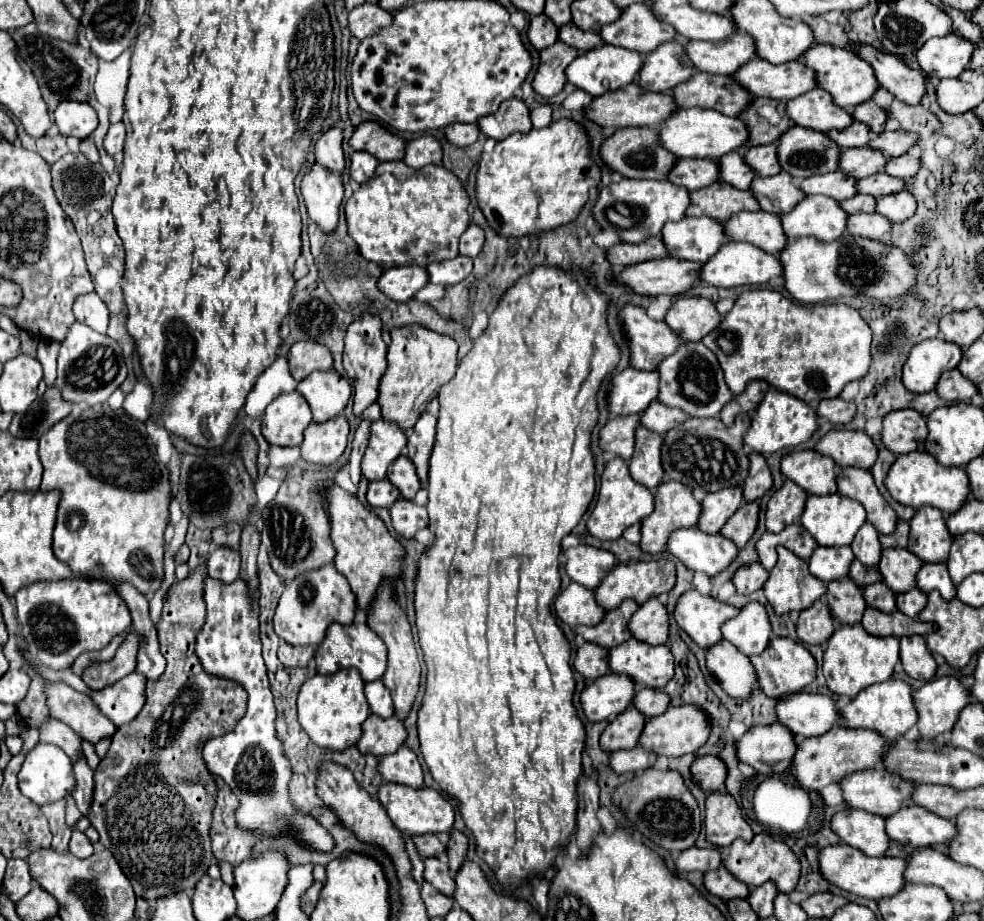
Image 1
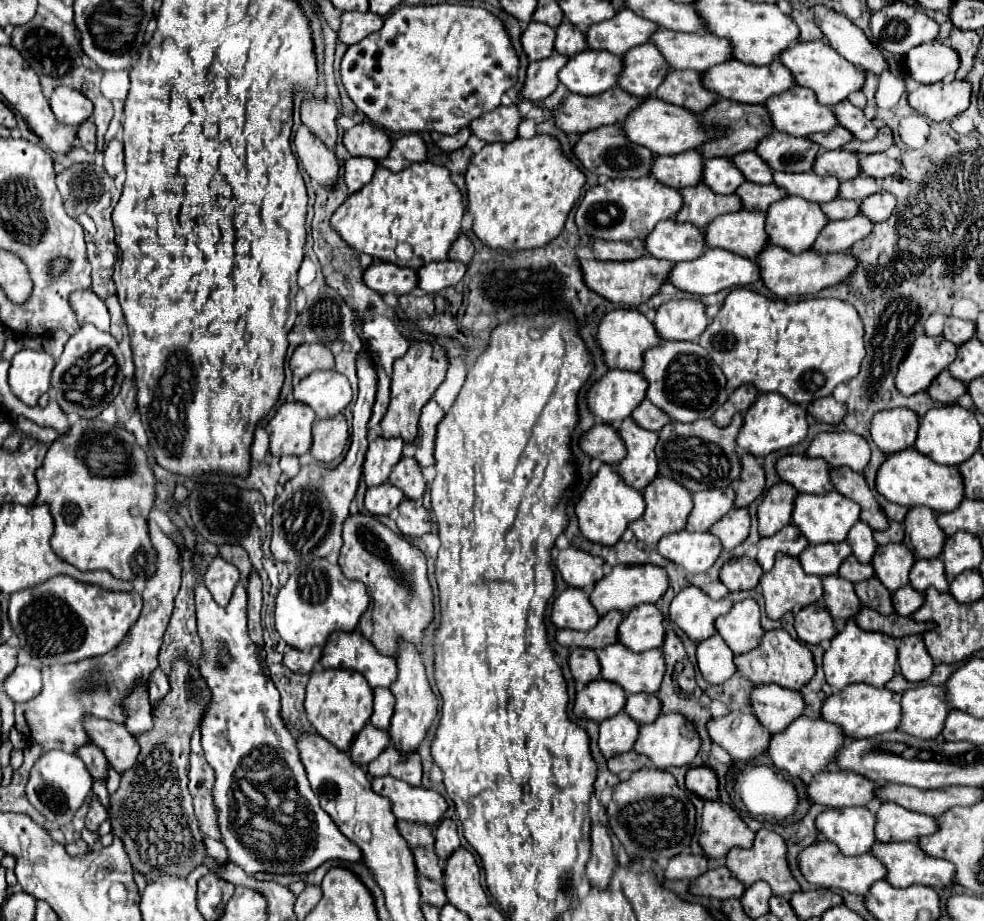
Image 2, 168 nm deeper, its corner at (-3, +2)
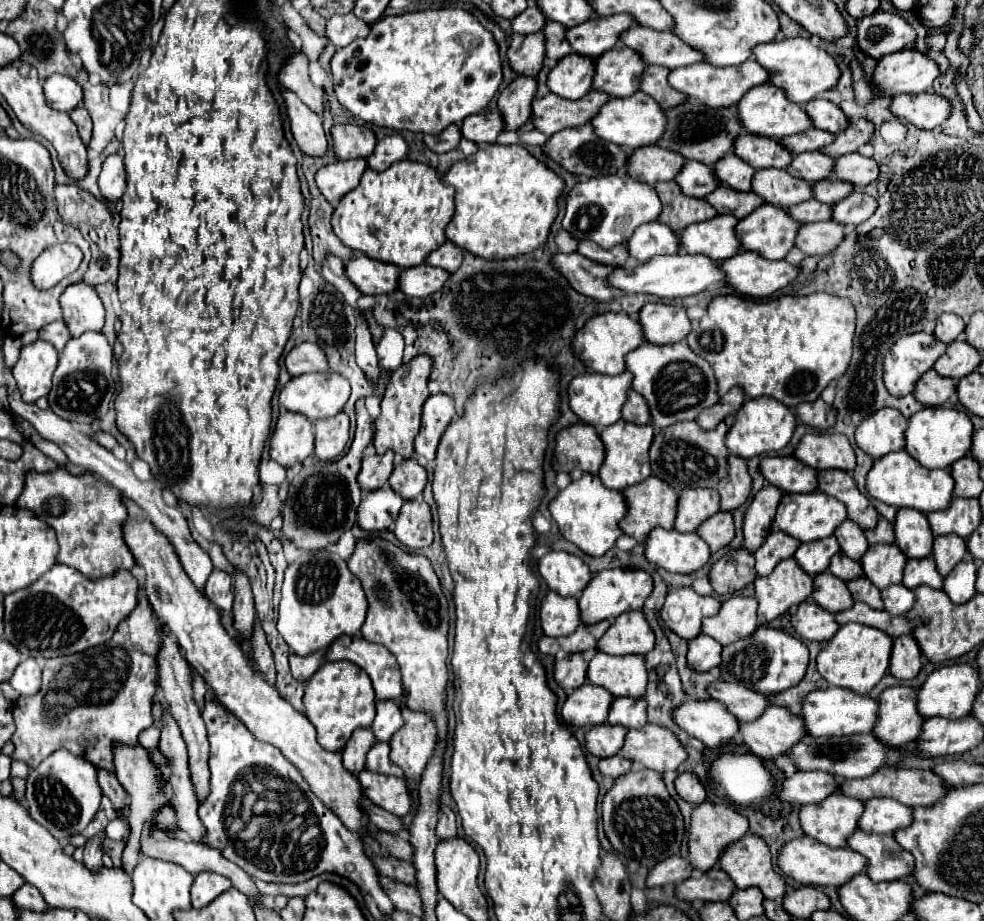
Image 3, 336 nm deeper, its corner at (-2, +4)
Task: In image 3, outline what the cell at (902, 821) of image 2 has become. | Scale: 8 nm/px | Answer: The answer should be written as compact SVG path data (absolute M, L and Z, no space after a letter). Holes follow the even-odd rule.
M874 797L864 801L864 813L858 819L858 827L868 833L894 833L902 825L910 825L912 809L886 797Z

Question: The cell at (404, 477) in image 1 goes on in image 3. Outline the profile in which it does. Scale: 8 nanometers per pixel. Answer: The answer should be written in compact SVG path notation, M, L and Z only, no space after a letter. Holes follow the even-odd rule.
M404 459L400 461L392 475L390 475L390 487L402 497L402 499L414 499L418 497L428 483L428 473L424 467L416 463L416 459Z

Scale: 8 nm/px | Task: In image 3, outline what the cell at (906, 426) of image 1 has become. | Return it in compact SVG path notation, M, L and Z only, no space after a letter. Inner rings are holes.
M880 409L878 413L872 413L856 427L856 445L872 455L882 457L890 451L904 449L904 431L906 431L906 419L896 409Z

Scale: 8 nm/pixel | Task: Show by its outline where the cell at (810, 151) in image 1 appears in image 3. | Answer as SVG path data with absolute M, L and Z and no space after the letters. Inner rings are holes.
M746 131L734 139L732 151L756 171L768 169L768 167L786 169L792 161L792 155L786 153L786 149L778 145L778 141L766 139L766 137L754 137L752 133L746 133Z

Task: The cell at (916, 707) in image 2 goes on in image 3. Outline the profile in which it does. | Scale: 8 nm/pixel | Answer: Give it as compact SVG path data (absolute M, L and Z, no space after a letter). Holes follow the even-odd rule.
M894 685L894 687L888 687L880 693L878 719L872 729L874 737L880 743L890 745L890 747L902 747L902 745L916 741L918 729L922 729L922 717L918 717L916 709L914 709L914 693L916 693L916 689L906 687L906 685Z

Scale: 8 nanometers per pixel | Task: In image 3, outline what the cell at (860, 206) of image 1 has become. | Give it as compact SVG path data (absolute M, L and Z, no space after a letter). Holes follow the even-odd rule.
M802 201L798 205L786 207L786 213L798 223L812 223L812 221L828 221L830 209L832 205L822 205L820 201Z

